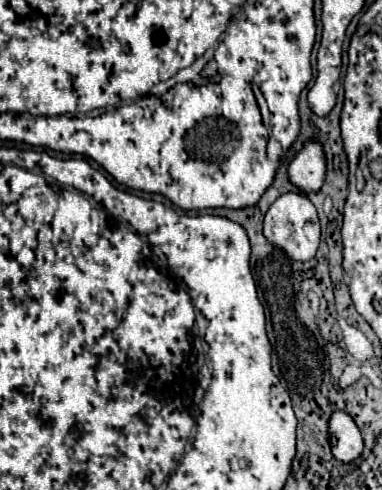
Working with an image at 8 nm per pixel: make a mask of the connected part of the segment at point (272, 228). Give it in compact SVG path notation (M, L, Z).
M286 193L278 197L266 213L264 219L264 235L278 247L282 247L292 259L308 261L316 255L320 243L320 221L316 207L302 193Z

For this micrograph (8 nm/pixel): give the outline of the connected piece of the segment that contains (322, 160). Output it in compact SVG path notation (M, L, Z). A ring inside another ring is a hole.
M318 137L308 139L288 165L288 179L302 193L318 193L326 181L326 155Z

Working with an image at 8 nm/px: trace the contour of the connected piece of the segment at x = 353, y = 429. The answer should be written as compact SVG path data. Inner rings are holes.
M334 411L330 417L330 447L332 447L332 455L338 461L350 463L354 461L364 447L362 435L358 425L354 423L354 419L346 413L346 411Z

